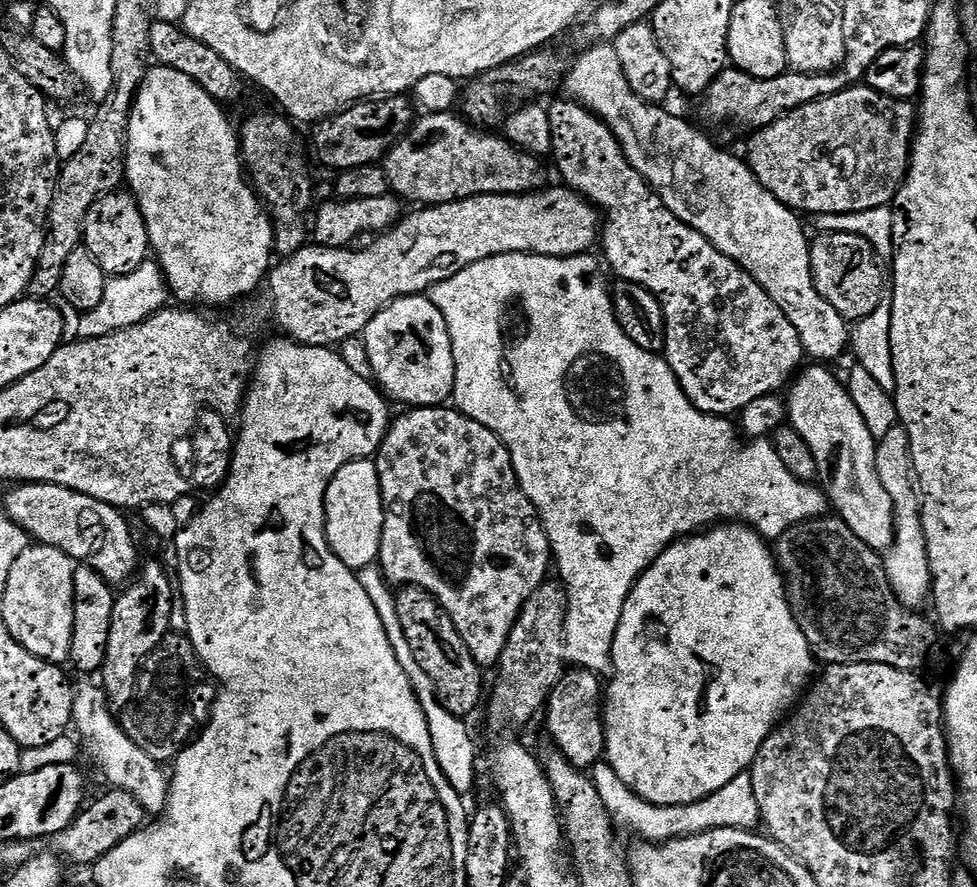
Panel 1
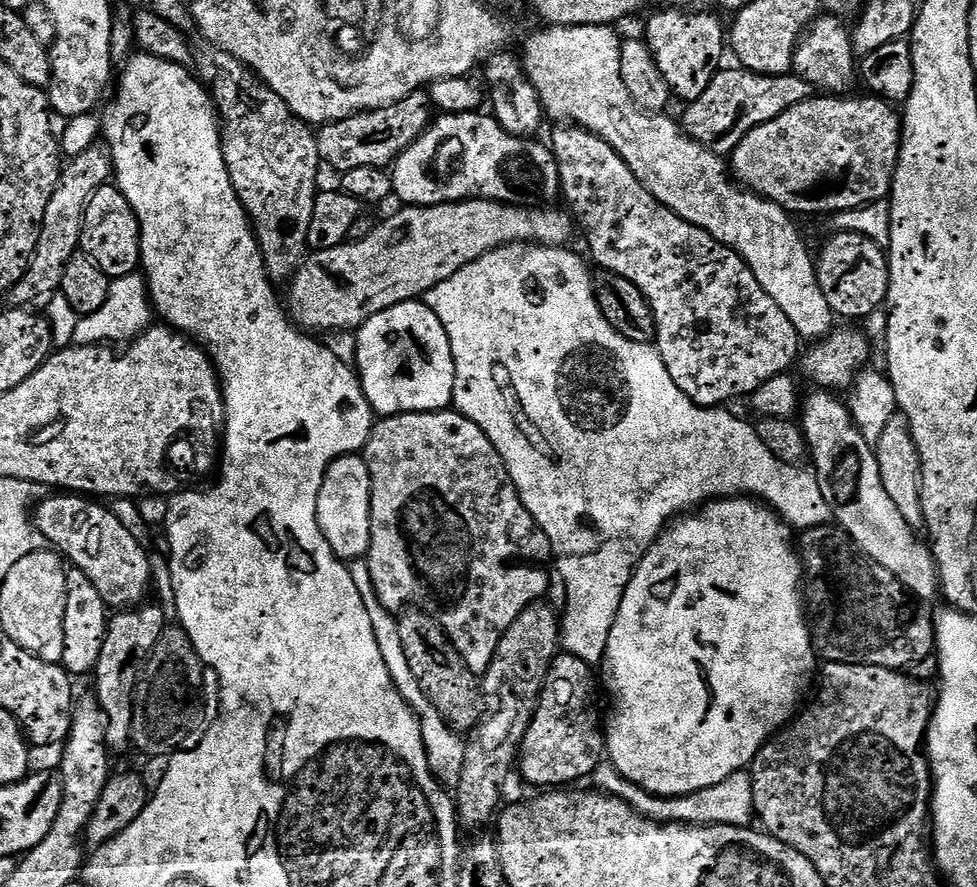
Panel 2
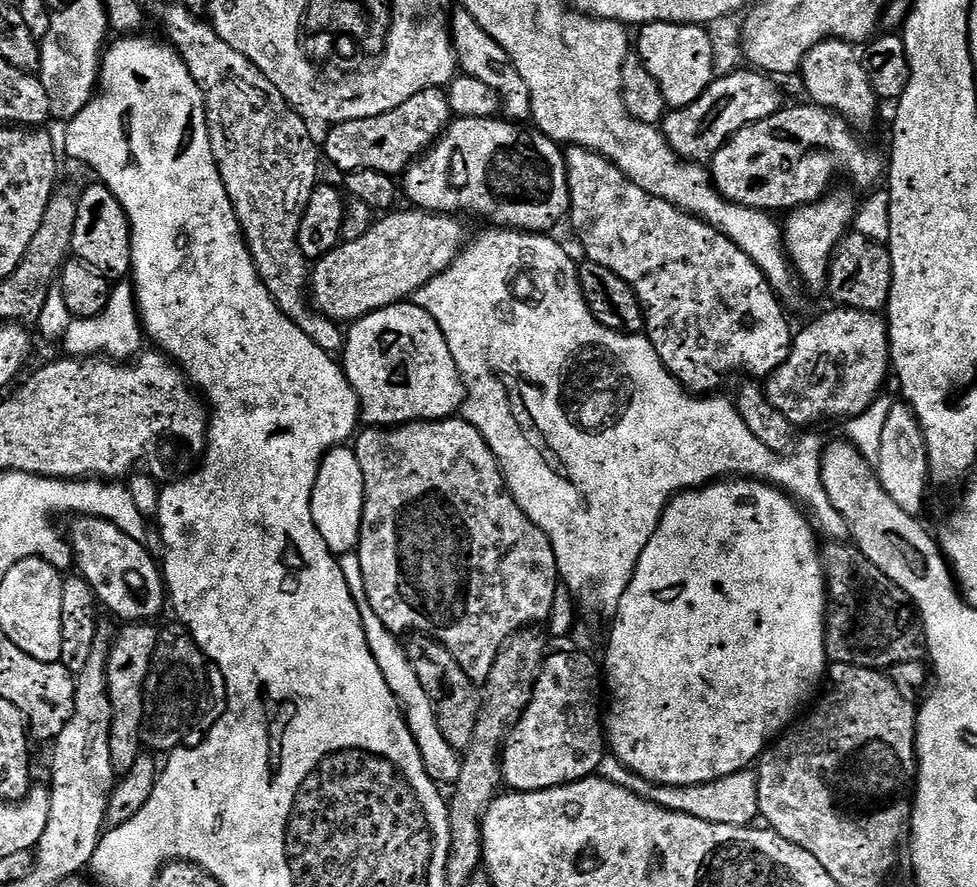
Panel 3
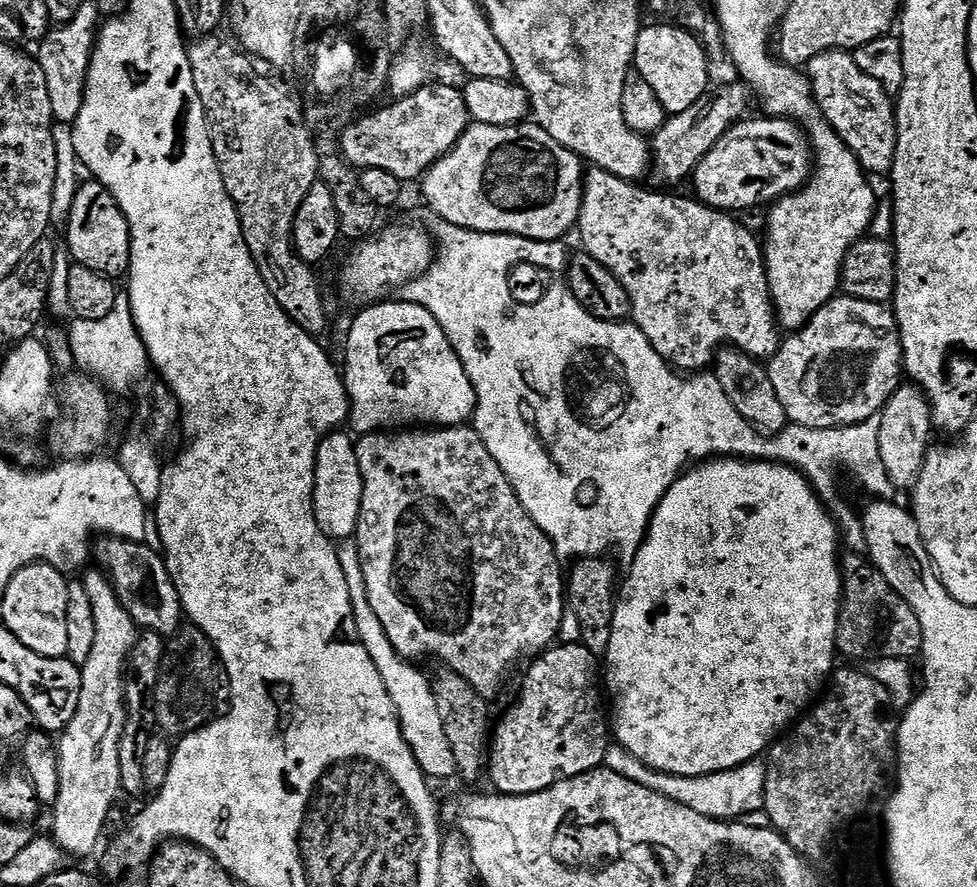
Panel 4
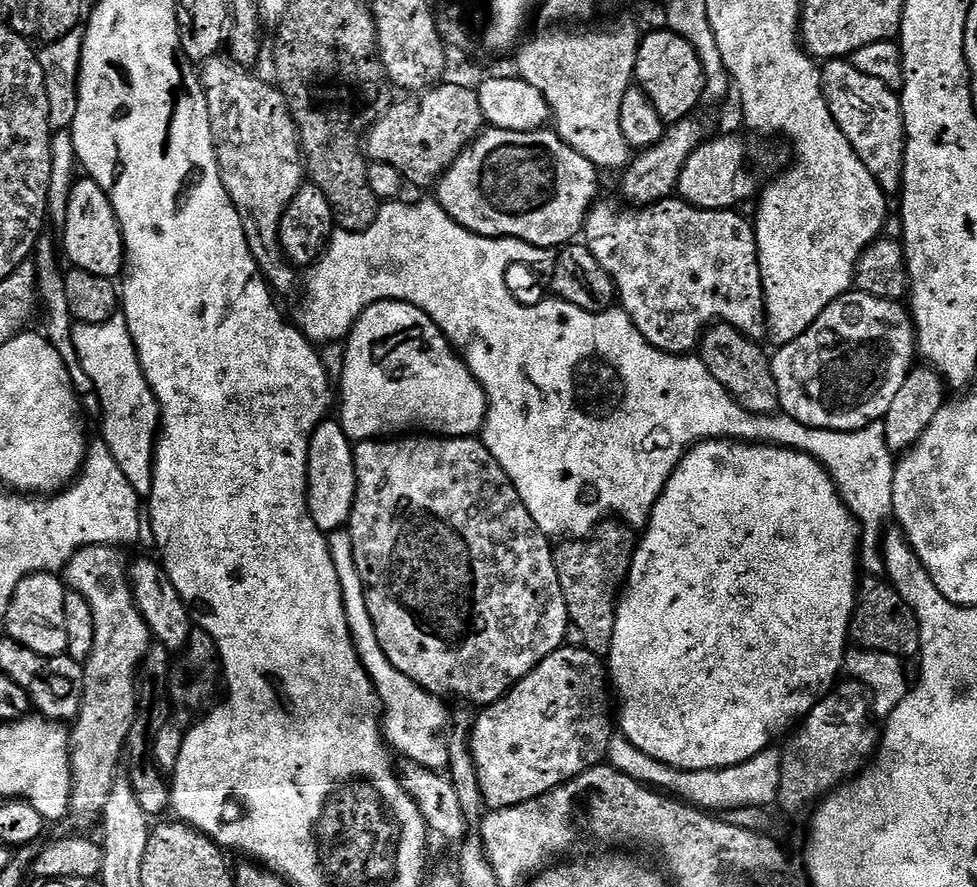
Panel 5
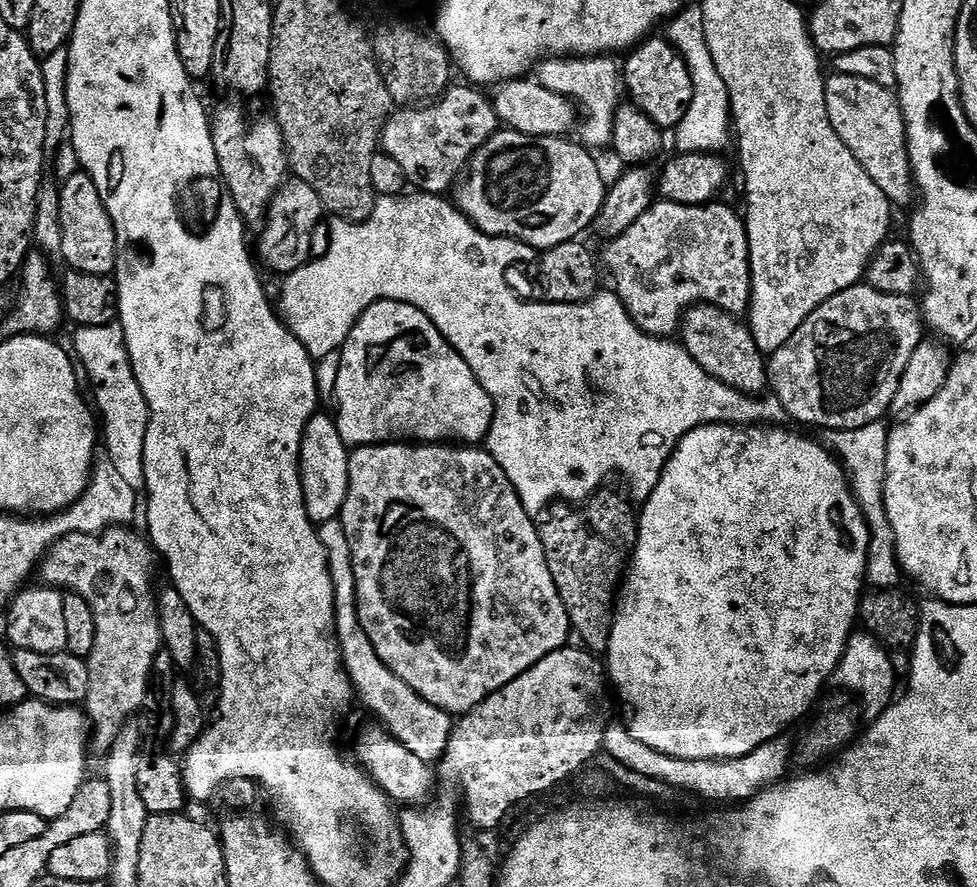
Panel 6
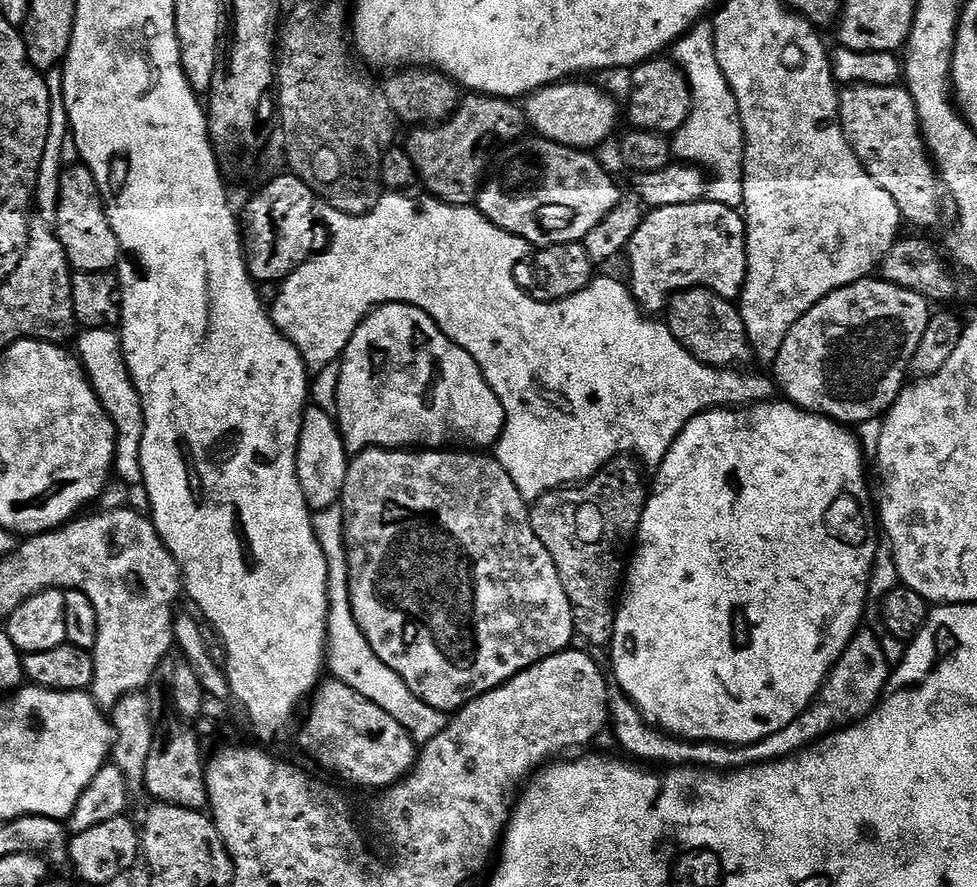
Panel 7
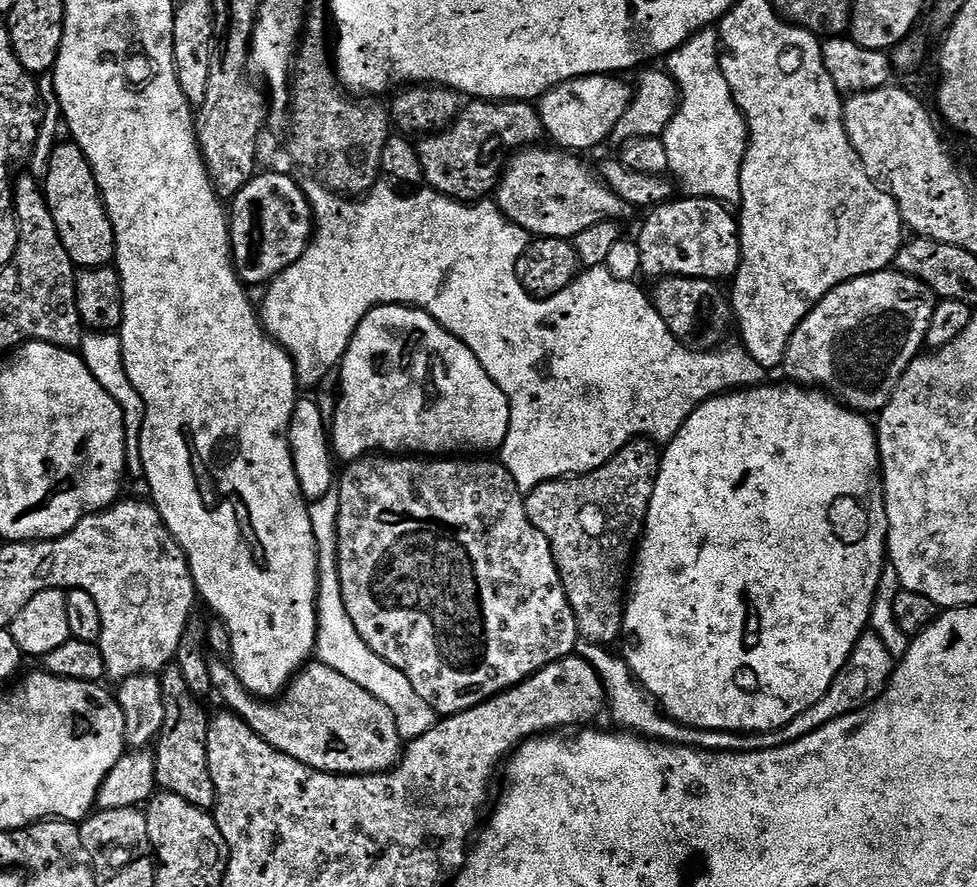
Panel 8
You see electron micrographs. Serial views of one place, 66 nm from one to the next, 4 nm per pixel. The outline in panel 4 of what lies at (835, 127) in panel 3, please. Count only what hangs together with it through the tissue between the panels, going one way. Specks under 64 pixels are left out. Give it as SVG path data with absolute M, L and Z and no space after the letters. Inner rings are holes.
M779 118L748 119L730 125L690 177L700 203L729 214L741 214L747 208L763 209L791 192L799 192L814 167L812 146L800 125Z

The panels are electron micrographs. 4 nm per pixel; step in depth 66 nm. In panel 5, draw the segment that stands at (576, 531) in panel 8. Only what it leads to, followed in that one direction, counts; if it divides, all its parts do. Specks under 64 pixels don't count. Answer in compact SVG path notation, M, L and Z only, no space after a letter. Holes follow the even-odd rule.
M609 518L590 538L565 539L561 543L564 545L561 548L559 545L554 552L558 582L566 598L571 627L575 631L577 628L584 635L583 643L588 651L601 658L610 654L618 597L627 581L637 543L638 536L633 529L621 526L615 519Z

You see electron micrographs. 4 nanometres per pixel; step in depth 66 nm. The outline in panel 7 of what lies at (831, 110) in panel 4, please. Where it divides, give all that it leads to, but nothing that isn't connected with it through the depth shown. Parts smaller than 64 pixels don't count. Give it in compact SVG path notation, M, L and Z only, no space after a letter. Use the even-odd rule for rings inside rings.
M853 84L845 87L839 93L839 98L840 125L844 131L844 137L857 158L864 163L864 168L870 174L870 178L874 178L874 182L878 182L878 186L882 186L882 190L886 190L886 194L894 198L901 217L907 223L909 220L920 228L930 227L940 216L942 184L924 143L924 137L920 131L920 119L907 87L883 88L869 84Z

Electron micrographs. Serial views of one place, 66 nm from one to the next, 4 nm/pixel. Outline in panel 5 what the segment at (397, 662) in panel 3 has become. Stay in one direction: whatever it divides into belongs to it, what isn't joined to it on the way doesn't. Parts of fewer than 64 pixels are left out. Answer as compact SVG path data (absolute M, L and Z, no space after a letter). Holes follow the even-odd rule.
M347 530L327 533L330 558L334 558L334 570L338 570L338 586L342 586L342 606L346 614L346 626L349 627L350 638L354 650L376 687L376 699L382 709L382 731L384 739L393 753L401 752L405 761L421 764L433 770L444 770L448 767L447 738L450 725L450 709L439 696L431 696L425 688L418 686L386 654L382 654L382 645L378 642L378 634L374 634L374 622L370 618L370 610L366 606L366 590L362 582L362 574L358 574L358 566L354 563L354 542Z

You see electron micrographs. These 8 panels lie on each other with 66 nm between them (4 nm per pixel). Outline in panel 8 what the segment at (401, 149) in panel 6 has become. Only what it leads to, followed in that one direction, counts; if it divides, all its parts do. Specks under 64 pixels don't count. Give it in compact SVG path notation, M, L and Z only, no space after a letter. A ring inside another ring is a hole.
M473 99L461 111L459 119L438 136L426 136L419 141L418 153L422 162L423 183L431 191L461 202L480 202L496 188L502 176L502 164L496 159L500 152L515 154L536 146L546 133L540 113L531 103L510 100L493 102Z

